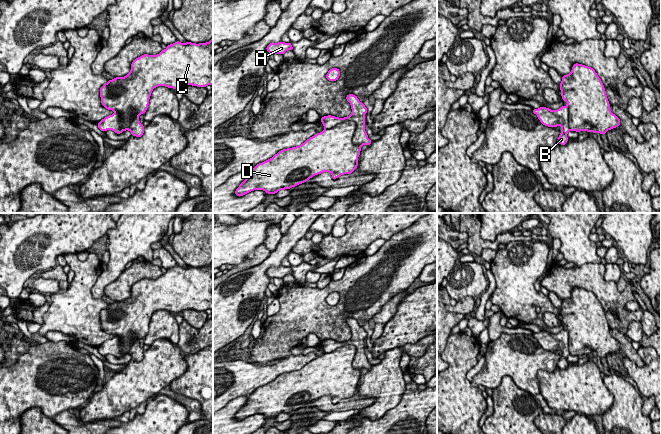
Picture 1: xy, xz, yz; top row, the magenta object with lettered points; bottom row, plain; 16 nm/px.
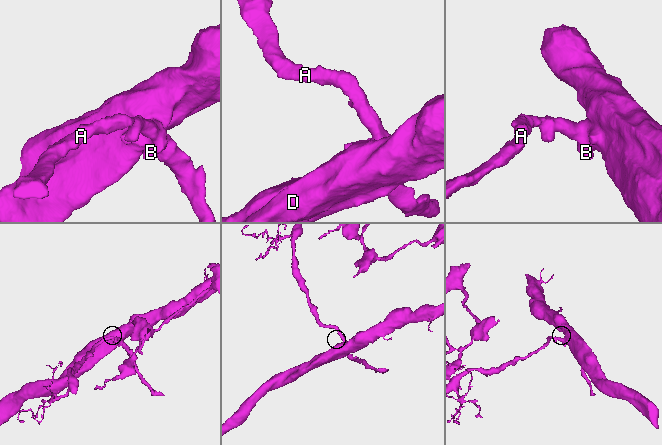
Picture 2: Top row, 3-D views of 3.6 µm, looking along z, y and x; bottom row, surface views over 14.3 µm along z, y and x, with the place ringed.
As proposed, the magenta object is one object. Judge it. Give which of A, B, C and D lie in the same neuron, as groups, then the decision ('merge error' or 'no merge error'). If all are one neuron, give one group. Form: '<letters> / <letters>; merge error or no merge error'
A B / C D; merge error

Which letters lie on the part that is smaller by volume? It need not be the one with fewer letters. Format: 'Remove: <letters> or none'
Remove: A, B

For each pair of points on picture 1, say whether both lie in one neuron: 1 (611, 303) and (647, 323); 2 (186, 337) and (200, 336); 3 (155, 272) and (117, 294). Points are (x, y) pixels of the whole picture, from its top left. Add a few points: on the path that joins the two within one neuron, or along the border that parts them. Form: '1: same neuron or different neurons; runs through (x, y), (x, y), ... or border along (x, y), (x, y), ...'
1: different neurons; border along (644, 310), (640, 322)
2: same neuron; runs through (189, 337), (197, 337)
3: same neuron; runs through (145, 272), (137, 272), (125, 284)

